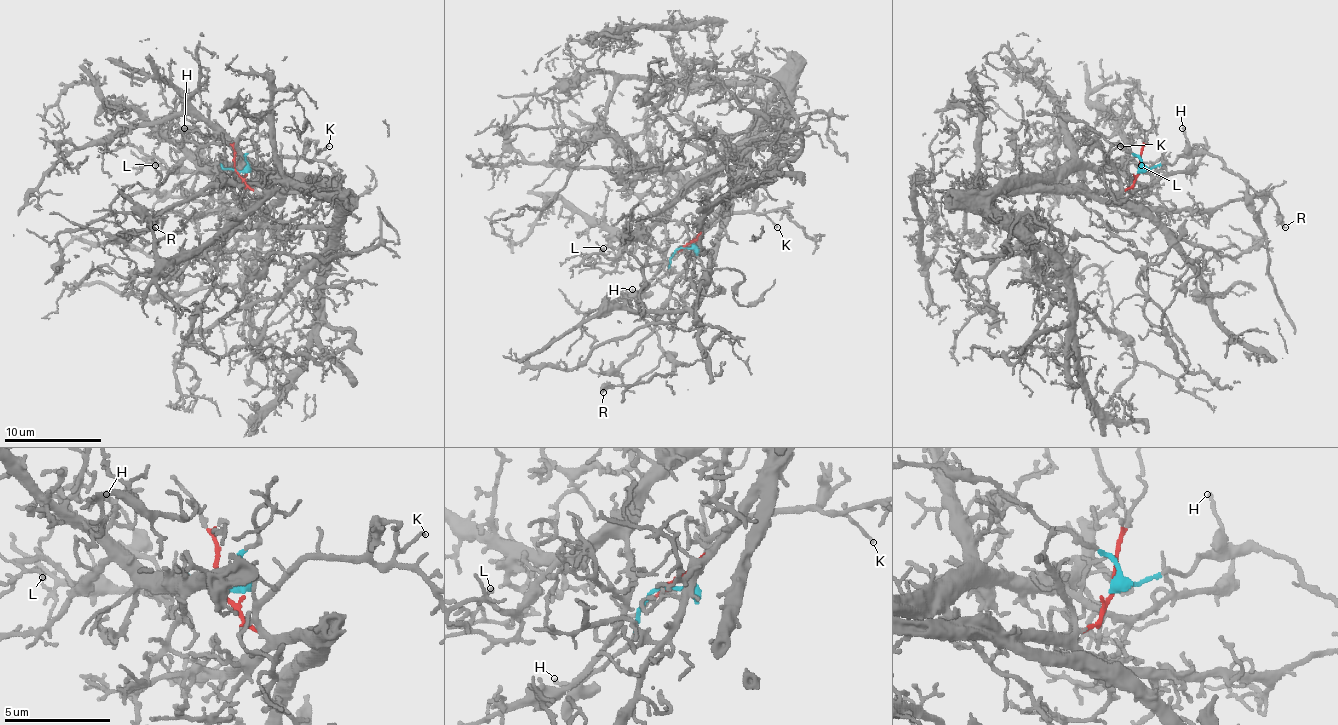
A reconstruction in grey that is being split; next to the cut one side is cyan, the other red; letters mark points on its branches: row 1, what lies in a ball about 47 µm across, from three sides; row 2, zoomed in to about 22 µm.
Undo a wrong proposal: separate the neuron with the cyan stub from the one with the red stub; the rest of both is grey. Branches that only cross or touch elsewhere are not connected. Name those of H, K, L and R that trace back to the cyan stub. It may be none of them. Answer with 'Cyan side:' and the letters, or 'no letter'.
Cyan side: H, R

